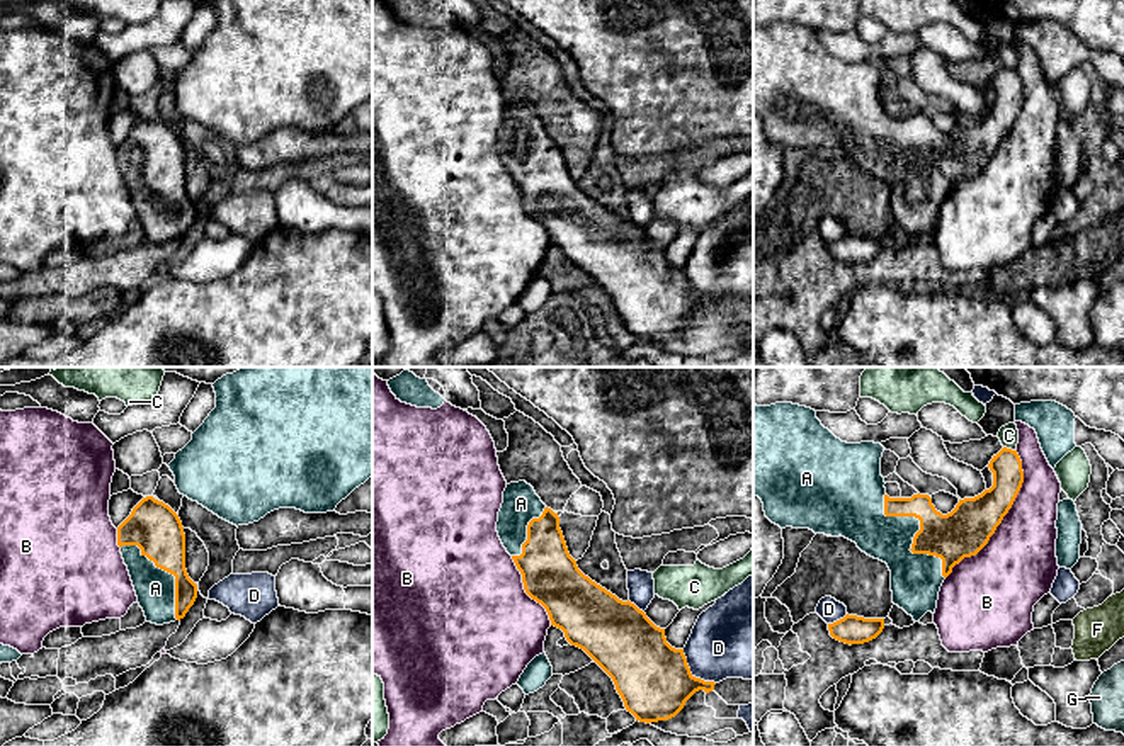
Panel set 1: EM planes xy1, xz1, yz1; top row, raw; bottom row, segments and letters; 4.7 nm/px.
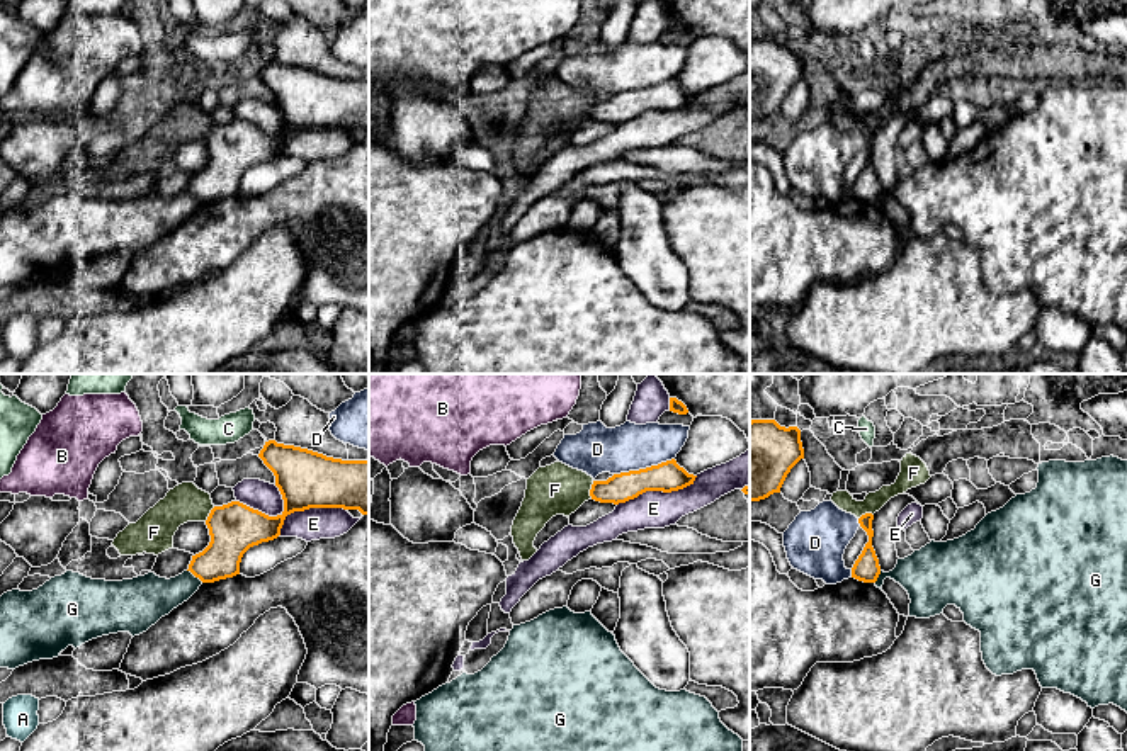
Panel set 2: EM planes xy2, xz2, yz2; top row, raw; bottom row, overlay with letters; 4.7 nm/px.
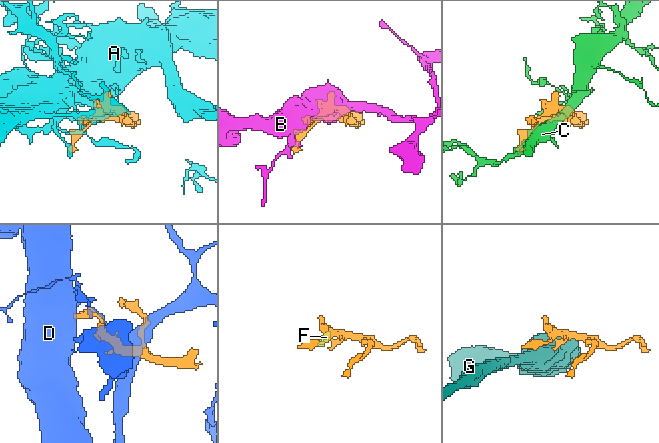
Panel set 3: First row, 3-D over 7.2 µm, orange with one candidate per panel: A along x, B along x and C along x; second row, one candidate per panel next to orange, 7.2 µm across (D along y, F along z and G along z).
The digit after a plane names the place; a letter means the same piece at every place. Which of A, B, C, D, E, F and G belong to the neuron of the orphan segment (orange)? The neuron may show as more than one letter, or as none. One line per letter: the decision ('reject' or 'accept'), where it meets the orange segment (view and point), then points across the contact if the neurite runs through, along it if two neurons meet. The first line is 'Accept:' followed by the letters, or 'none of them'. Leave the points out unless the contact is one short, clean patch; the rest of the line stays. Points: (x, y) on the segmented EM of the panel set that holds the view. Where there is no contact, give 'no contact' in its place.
Accept: A
A: accept; contact yz1 (917, 532)
B: reject; contact yz1 (1002, 519)
C: reject; contact yz1 (1009, 449)
D: reject; contact xz2 (643, 469)
E: reject; contact xz2 (656, 490)
F: reject; contact xz2 (590, 490); border xz2 (594, 481), (590, 496)
G: reject; contact xy2 (196, 576); border xy2 (187, 570), (203, 581)

